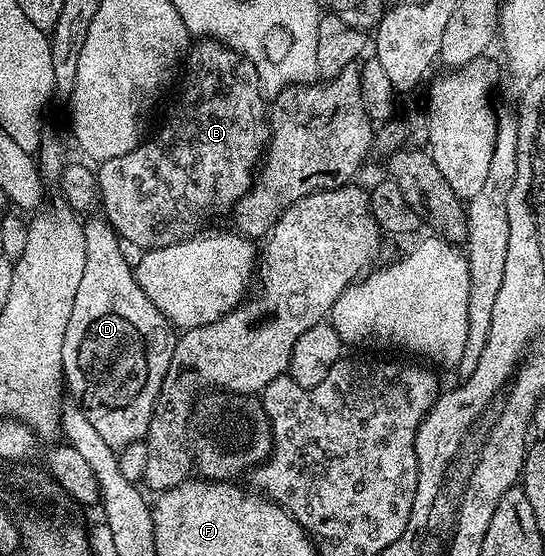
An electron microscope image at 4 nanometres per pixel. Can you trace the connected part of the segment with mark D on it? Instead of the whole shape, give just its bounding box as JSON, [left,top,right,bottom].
[62,213,178,451]

